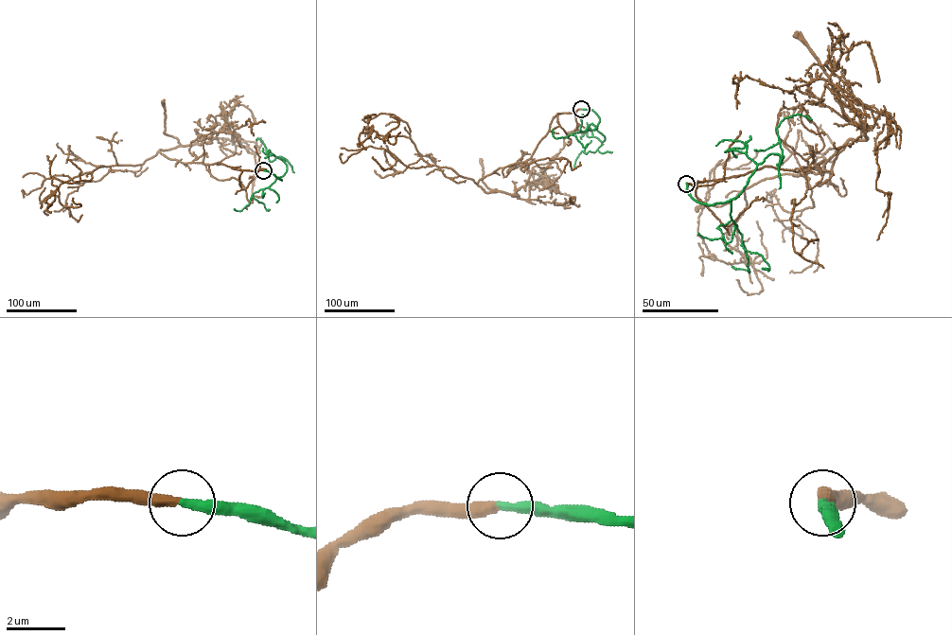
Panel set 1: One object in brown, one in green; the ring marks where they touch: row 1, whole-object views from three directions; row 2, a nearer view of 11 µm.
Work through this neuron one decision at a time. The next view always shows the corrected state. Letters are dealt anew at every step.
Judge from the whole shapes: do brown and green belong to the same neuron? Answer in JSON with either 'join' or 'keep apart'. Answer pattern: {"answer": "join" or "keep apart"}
{"answer": "join"}

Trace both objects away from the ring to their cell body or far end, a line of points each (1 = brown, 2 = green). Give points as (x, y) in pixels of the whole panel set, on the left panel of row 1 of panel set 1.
1: (263, 170), (181, 163), (159, 150), (141, 164), (100, 166), (89, 181), (52, 178), (51, 211)
2: (263, 170), (281, 180), (278, 178), (287, 165), (280, 156), (271, 162), (263, 142), (256, 140)

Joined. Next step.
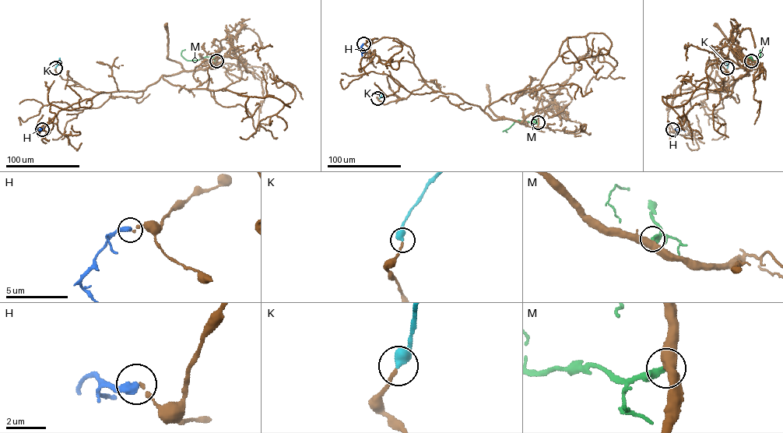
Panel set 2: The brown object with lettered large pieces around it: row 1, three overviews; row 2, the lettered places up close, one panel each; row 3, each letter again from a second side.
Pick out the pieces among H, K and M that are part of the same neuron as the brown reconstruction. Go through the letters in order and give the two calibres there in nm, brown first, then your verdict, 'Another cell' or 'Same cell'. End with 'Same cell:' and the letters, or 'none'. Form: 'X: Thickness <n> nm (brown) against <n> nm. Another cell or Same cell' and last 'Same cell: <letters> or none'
H: Thickness 190 nm (brown) against 420 nm. Another cell
K: Thickness 180 nm (brown) against 550 nm. Same cell
M: Thickness 500 nm (brown) against 320 nm. Another cell
Same cell: K

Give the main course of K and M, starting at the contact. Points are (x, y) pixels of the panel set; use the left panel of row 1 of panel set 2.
K: (56, 68), (60, 58)
M: (216, 61), (206, 57), (187, 61), (180, 54), (185, 49)

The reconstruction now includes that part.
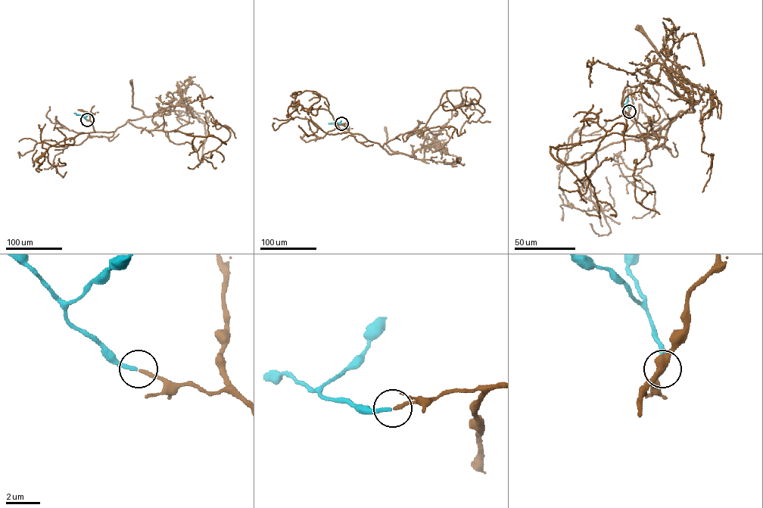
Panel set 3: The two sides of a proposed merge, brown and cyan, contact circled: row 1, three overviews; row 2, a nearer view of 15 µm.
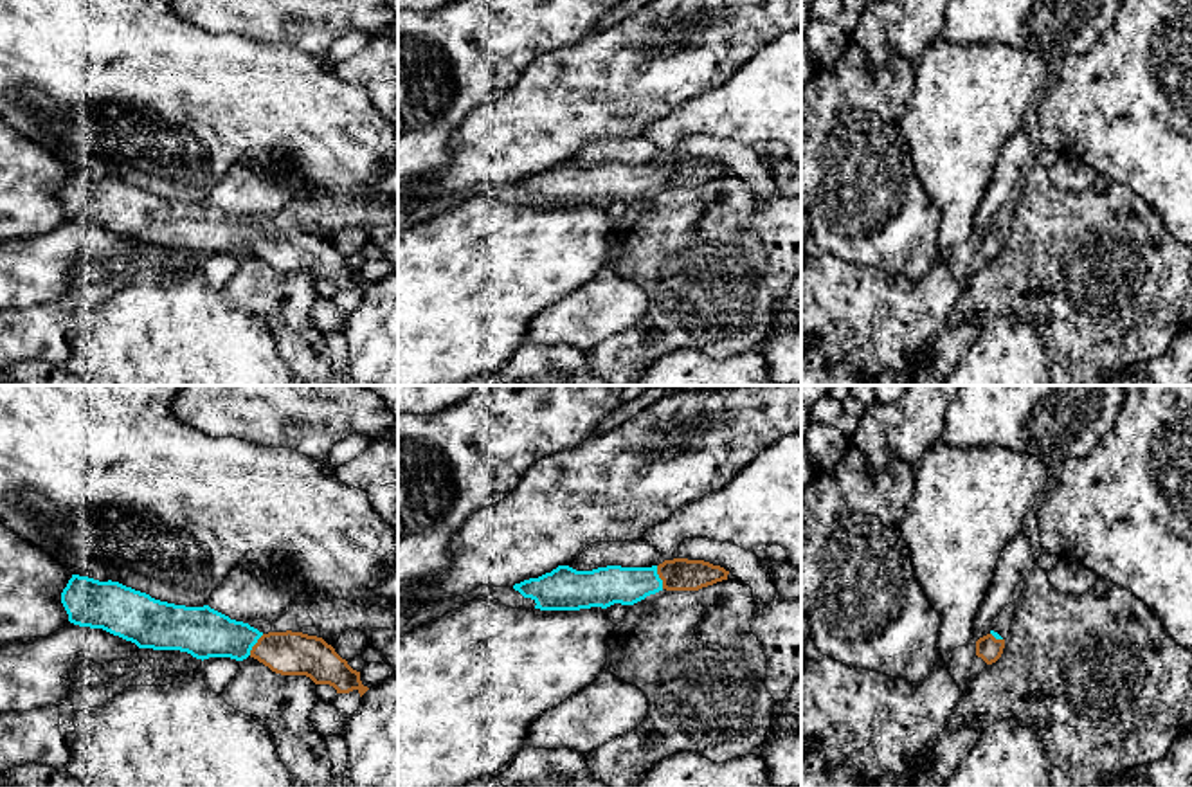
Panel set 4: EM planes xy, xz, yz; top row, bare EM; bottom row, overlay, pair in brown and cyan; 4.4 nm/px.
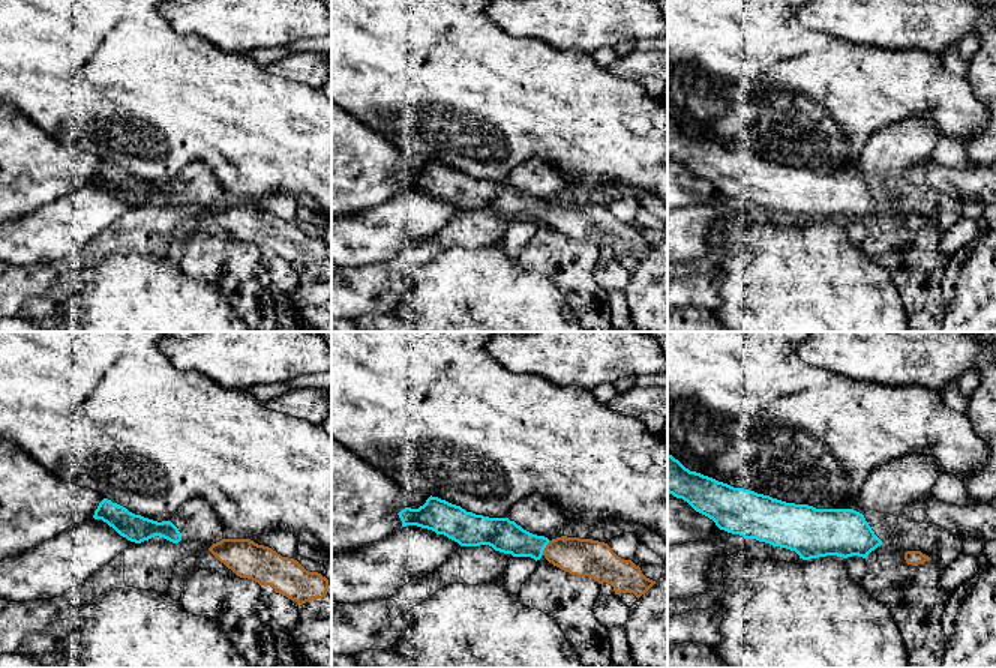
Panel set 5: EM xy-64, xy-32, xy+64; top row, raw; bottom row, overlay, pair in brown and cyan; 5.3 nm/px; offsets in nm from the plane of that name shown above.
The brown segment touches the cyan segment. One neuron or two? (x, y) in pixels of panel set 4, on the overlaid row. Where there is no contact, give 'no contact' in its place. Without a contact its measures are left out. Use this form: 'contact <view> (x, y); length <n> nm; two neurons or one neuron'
contact xz (659, 577); length 110 nm; one neuron

